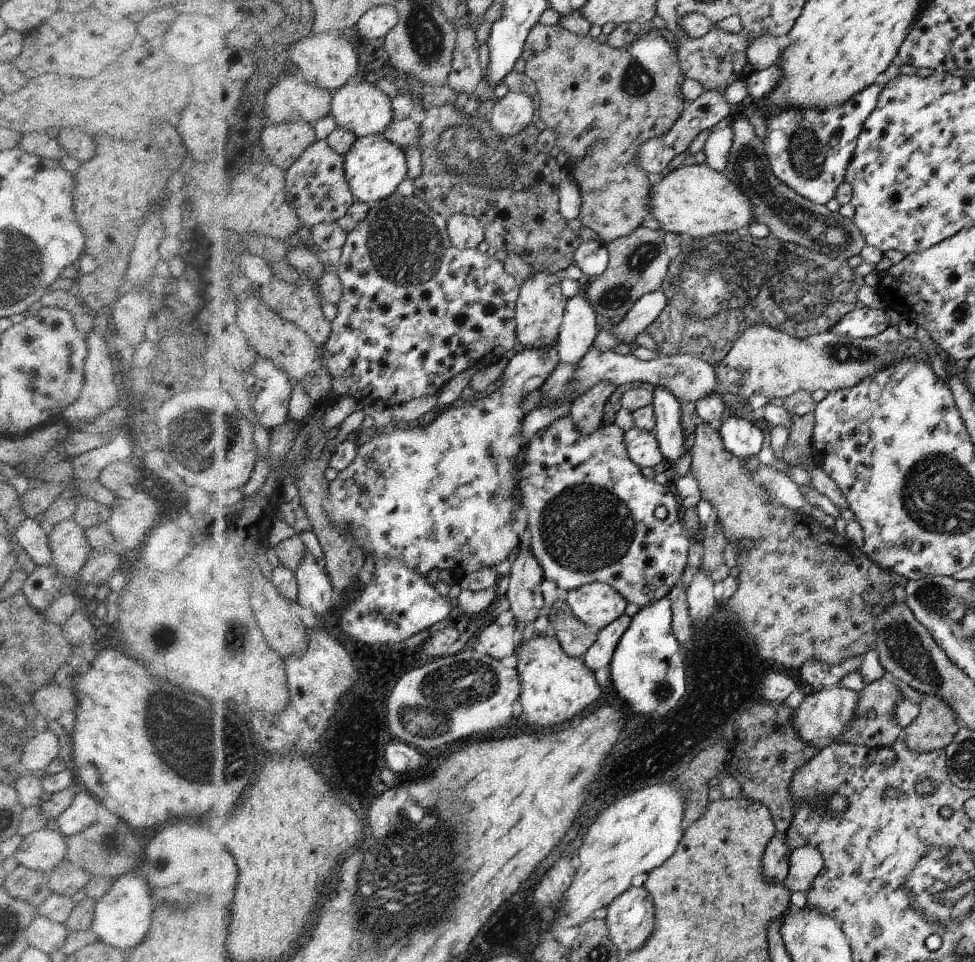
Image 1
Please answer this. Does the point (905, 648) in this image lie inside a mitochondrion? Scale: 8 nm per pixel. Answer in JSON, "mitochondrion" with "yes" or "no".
{"mitochondrion":"yes"}

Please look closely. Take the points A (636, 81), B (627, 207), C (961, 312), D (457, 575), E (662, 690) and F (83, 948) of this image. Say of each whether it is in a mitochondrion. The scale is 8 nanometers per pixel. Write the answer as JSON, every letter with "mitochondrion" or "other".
{"A":"mitochondrion","B":"other","C":"other","D":"other","E":"mitochondrion","F":"other"}

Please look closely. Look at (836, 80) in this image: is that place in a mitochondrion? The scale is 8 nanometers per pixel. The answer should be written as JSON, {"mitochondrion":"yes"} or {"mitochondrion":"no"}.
{"mitochondrion":"no"}

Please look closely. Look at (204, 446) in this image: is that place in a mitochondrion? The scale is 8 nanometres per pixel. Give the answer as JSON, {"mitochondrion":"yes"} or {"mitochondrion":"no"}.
{"mitochondrion":"yes"}

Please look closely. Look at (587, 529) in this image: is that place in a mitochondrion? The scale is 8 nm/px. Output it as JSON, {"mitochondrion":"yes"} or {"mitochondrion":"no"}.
{"mitochondrion":"yes"}

